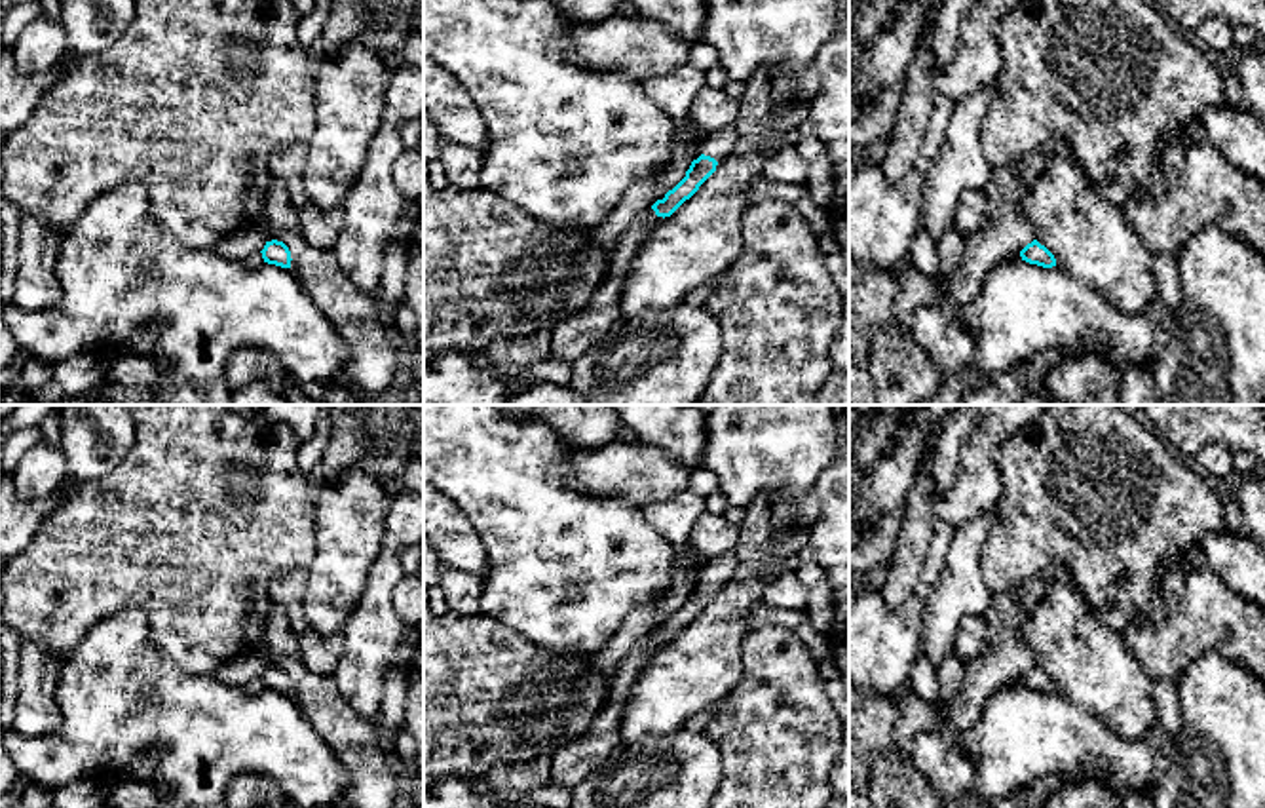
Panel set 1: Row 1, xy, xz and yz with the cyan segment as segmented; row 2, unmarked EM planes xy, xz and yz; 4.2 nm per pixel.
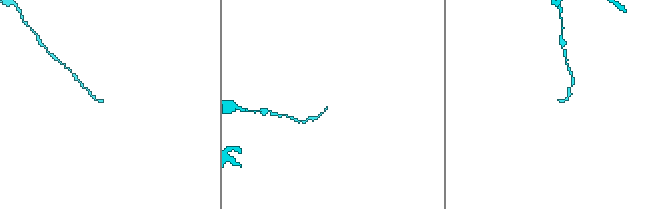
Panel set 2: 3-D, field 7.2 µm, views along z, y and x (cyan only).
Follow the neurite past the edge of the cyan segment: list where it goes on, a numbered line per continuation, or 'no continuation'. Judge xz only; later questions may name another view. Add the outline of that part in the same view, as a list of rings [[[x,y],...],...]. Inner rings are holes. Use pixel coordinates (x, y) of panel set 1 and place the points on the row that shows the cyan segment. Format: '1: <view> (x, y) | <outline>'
1: xz (718, 145) | [[[735,125],[718,129],[705,137],[705,141],[701,144],[701,152],[705,156],[714,158],[716,162],[722,162],[724,158],[733,154],[735,146],[737,146],[737,139],[739,139],[739,135],[737,135]]]

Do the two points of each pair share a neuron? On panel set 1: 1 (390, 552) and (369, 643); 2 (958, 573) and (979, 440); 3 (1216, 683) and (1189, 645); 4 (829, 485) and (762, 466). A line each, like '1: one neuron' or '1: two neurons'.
1: one neuron
2: two neurons
3: two neurons
4: two neurons

